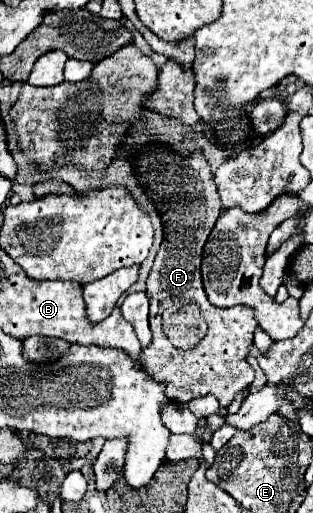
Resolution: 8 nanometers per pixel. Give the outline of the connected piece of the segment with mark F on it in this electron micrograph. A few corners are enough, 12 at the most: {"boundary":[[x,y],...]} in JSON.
{"boundary":[[202,153],[134,163],[164,223],[142,363],[168,399],[228,407],[254,381],[254,309],[214,307],[222,213]]}

